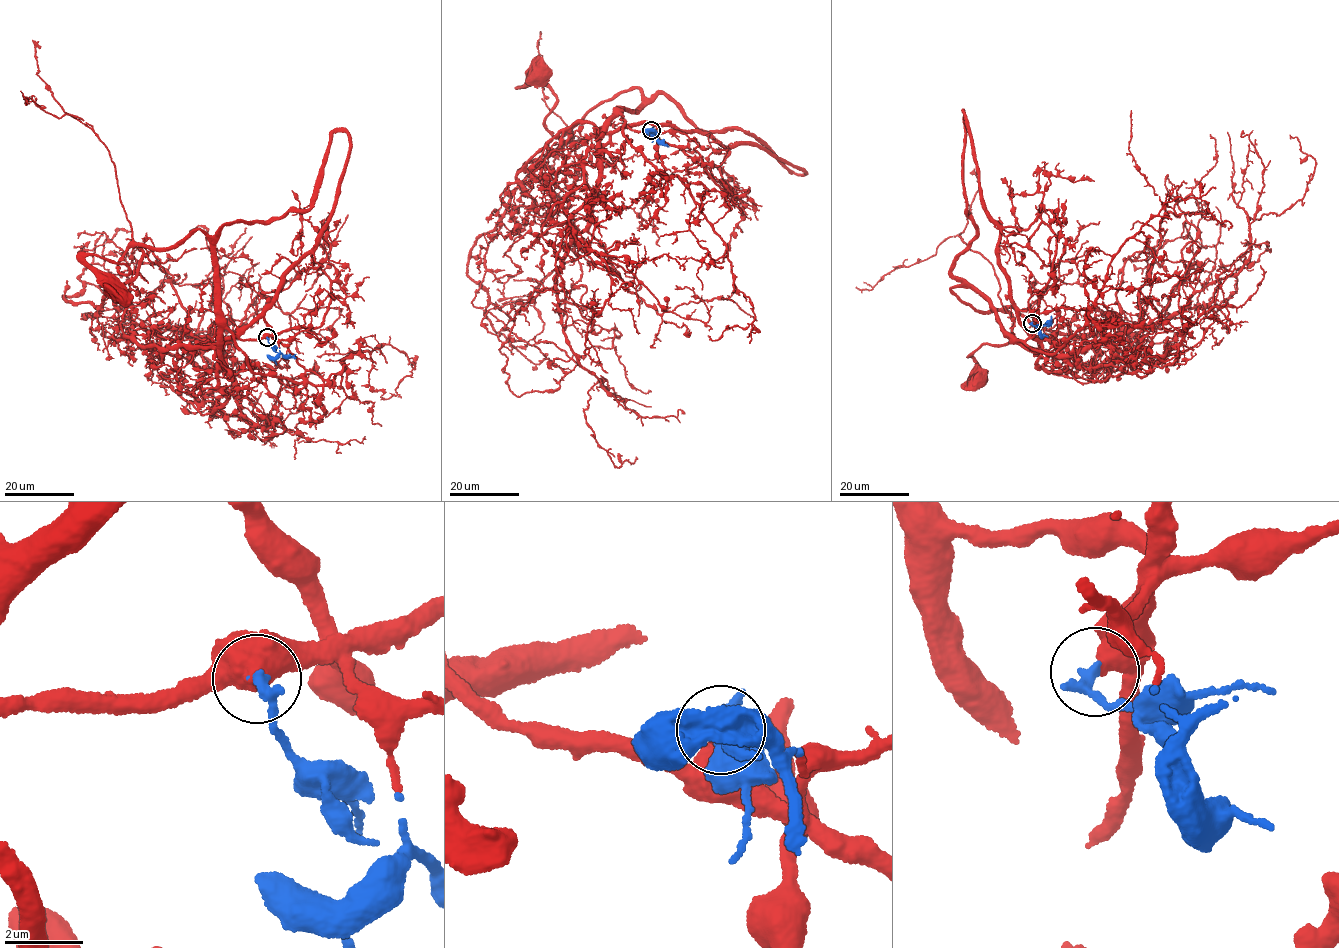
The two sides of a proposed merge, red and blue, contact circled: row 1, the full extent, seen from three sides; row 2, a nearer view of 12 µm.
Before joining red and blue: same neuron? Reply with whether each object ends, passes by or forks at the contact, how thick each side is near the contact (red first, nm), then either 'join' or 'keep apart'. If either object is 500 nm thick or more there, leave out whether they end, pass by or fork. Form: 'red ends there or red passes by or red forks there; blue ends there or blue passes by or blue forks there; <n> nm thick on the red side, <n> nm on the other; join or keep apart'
650 nm thick on the red side, 240 nm on the other; join

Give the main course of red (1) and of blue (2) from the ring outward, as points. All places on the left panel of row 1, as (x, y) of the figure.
1: (266, 338), (226, 326), (201, 230), (130, 246), (118, 261), (127, 274), (86, 256), (112, 290)
2: (267, 338), (277, 352), (290, 357), (295, 354)

